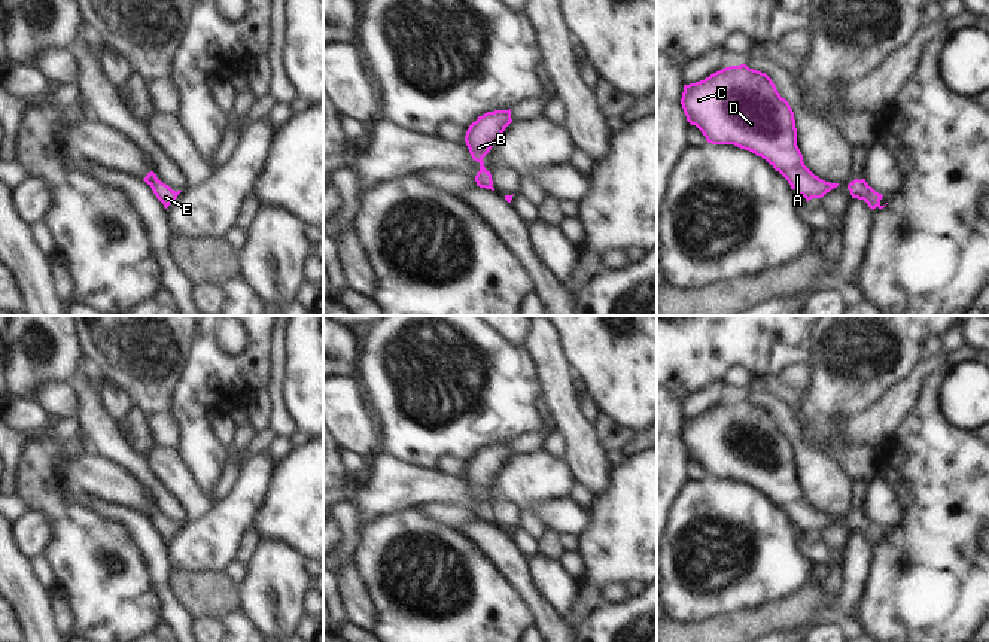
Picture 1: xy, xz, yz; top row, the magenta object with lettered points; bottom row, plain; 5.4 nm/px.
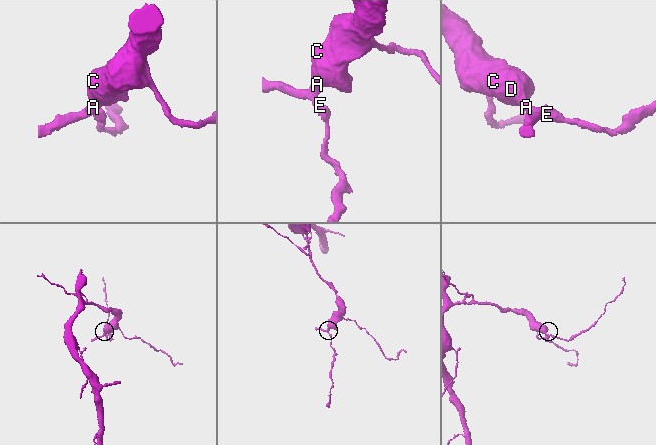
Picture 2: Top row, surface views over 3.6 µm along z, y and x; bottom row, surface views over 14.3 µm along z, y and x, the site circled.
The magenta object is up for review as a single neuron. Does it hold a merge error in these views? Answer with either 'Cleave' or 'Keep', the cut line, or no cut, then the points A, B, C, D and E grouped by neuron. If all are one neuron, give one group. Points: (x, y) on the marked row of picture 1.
Keep. No split. Groups: A B C D E.

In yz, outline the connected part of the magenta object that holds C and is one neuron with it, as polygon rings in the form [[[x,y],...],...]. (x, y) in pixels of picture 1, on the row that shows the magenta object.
[[[746,64],[725,67],[705,80],[684,85],[681,104],[687,121],[696,125],[707,143],[734,144],[766,159],[806,201],[822,198],[839,183],[815,176],[803,162],[797,146],[797,128],[789,103],[780,97],[772,79]]]

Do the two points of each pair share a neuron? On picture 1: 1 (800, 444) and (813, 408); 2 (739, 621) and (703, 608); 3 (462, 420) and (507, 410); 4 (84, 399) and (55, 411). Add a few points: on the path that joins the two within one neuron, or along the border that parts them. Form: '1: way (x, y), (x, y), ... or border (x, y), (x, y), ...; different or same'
1: border (794, 410), (805, 428); different
2: border (757, 606), (748, 611), (735, 611), (688, 623); different
3: way (472, 413), (496, 410); same
4: border (64, 382), (75, 395), (76, 414); different

